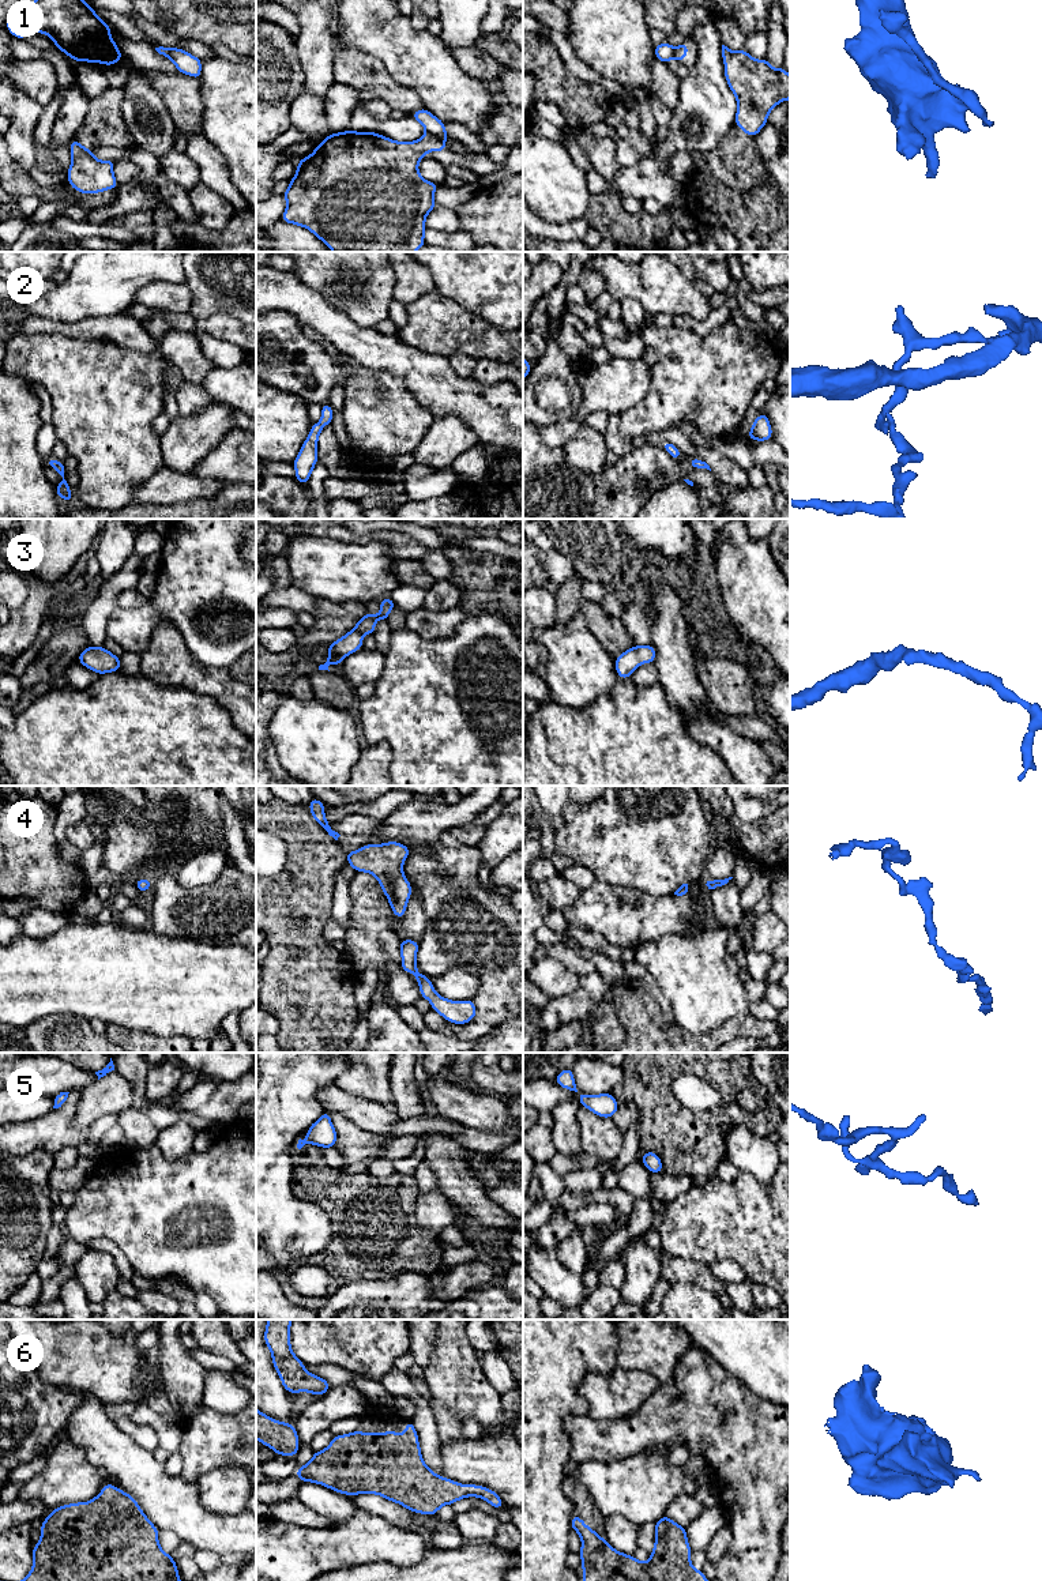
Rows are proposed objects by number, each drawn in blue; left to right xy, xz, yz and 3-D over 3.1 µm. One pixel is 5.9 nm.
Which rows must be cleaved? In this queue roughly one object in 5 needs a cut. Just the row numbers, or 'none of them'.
1

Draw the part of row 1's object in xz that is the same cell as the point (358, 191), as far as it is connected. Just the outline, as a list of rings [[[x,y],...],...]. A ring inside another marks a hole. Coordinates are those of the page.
[[[346,131],[338,133],[330,133],[316,150],[306,158],[297,162],[298,169],[291,178],[289,188],[283,193],[287,207],[282,215],[283,222],[306,227],[317,238],[320,238],[332,252],[415,252],[425,246],[424,233],[426,230],[425,218],[436,207],[433,193],[439,185],[426,181],[418,173],[418,161],[425,158],[428,151],[445,151],[447,146],[439,138],[426,133],[415,142],[395,142],[376,132],[356,132]]]

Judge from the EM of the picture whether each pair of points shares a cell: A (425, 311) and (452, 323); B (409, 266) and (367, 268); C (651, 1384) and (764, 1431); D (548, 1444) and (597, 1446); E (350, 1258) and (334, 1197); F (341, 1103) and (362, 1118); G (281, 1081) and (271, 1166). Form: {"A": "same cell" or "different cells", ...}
{"A": "same cell", "B": "different cells", "C": "different cells", "D": "different cells", "E": "same cell", "F": "same cell", "G": "same cell"}

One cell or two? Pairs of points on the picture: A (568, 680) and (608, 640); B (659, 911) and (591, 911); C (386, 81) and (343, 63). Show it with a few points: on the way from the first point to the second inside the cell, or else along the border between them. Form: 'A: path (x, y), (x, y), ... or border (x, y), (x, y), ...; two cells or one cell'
A: border (585, 618), (591, 633), (613, 659); two cells
B: path (643, 913), (608, 911); one cell
C: path (375, 78), (368, 72), (354, 68); one cell

